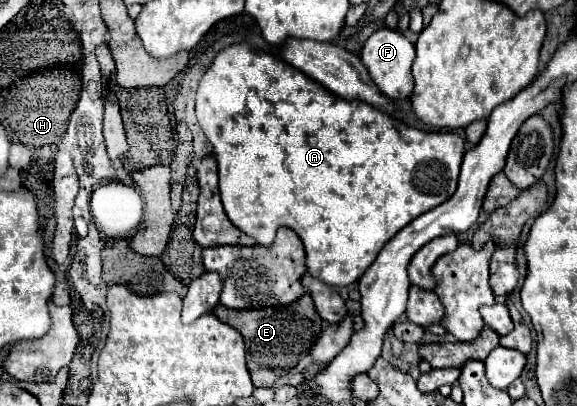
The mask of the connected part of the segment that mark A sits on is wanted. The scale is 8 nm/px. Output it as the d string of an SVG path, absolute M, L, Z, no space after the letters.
M247 43L229 45L215 55L213 63L209 65L209 69L205 71L205 75L199 83L195 111L197 111L197 121L199 121L205 137L213 145L213 157L219 167L219 193L225 213L231 219L231 223L237 229L241 229L245 235L253 237L259 245L269 245L281 225L291 227L305 245L309 275L313 275L315 279L321 279L323 283L327 283L331 287L347 287L351 283L357 283L359 277L363 275L363 271L377 259L381 247L389 239L393 239L405 225L409 225L421 213L427 213L433 207L447 201L457 189L459 167L461 167L461 159L465 153L463 139L457 133L429 133L429 131L401 125L395 117L375 109L373 105L365 103L365 101L347 101L343 97L333 95L323 85L319 85L317 81L313 81L299 69L285 63L281 57L273 57L269 53L257 51Z

